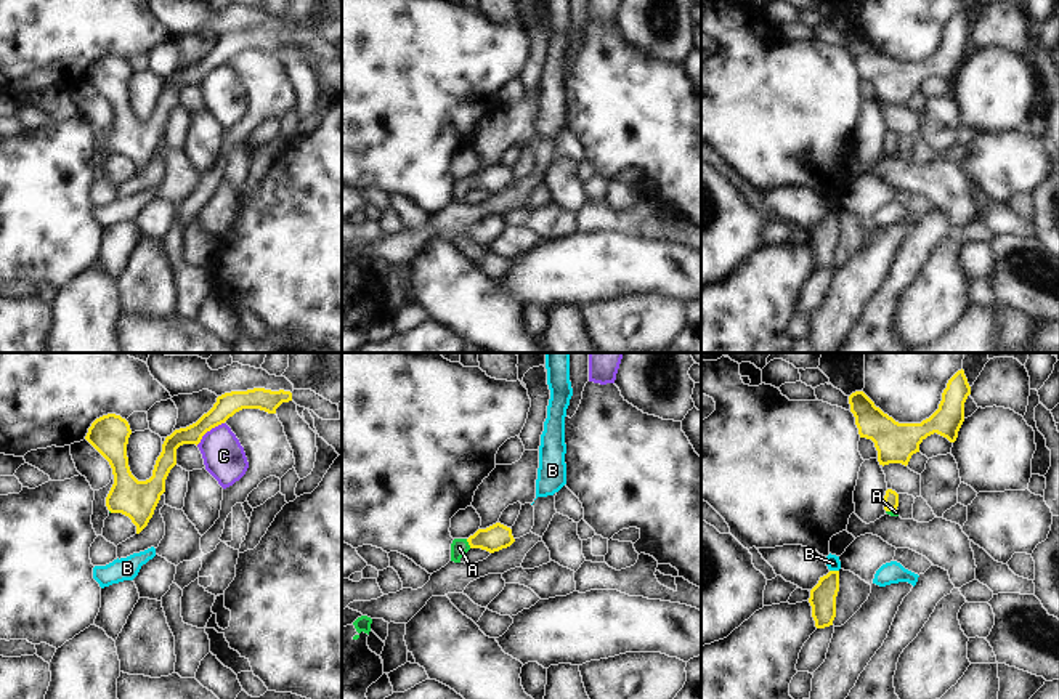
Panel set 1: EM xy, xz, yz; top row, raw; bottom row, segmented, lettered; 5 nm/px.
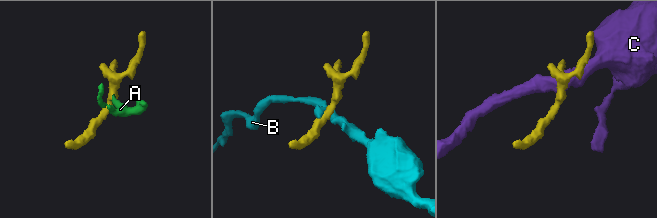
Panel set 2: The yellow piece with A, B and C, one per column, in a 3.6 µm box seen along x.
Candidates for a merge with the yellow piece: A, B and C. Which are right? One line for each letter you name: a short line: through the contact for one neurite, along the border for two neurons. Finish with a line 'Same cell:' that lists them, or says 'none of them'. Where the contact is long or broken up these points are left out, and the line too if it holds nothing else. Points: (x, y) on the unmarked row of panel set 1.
A: line xz (498, 177), (469, 185), (459, 188)
Same cell: A

